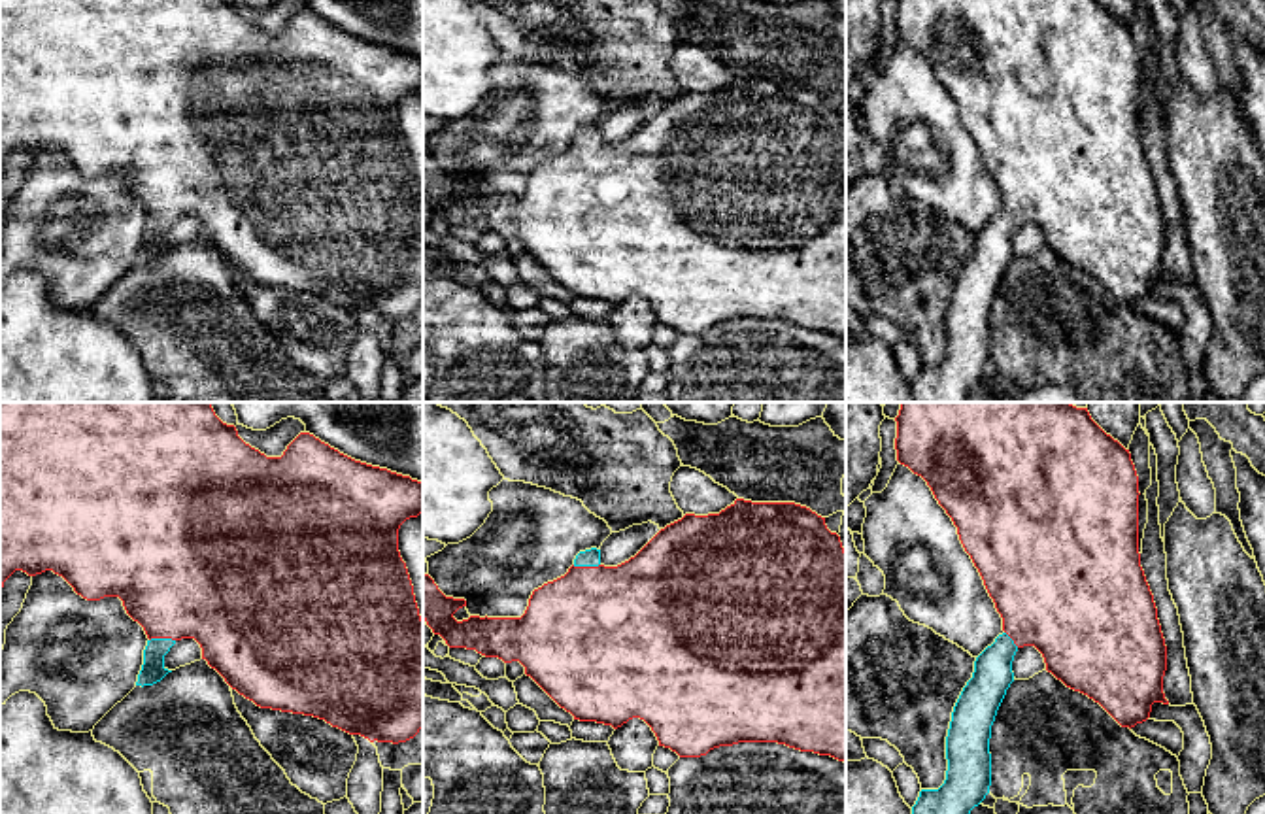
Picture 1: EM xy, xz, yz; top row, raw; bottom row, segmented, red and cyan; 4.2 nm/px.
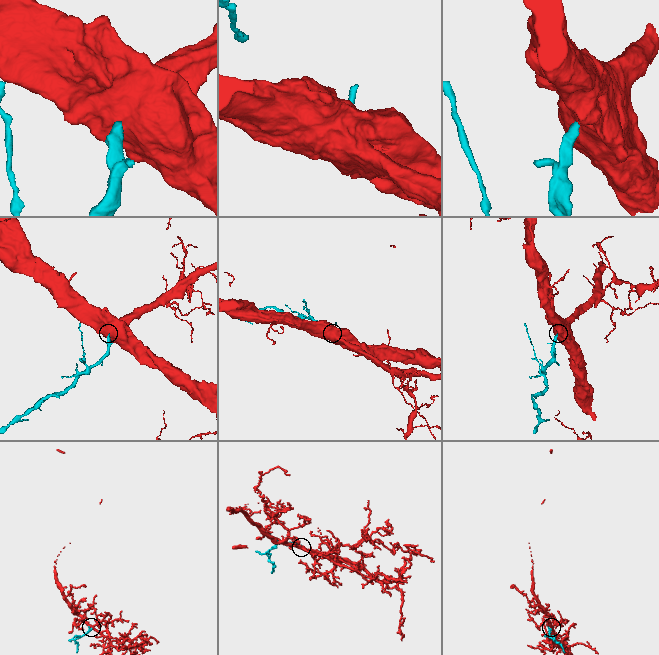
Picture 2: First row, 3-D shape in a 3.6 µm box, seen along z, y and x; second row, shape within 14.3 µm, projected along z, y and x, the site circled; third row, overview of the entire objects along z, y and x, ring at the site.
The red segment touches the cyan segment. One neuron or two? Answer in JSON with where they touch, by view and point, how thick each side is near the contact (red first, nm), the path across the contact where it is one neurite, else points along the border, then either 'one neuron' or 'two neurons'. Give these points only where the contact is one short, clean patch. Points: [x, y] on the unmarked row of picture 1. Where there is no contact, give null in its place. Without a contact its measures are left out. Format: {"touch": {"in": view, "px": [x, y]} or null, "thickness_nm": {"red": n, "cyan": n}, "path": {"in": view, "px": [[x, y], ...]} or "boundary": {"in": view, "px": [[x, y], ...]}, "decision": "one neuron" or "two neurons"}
{"touch": {"in": "xz", "px": [586, 144]}, "thickness_nm": {"red": 500, "cyan": 80}, "path": {"in": "xz", "px": [[601, 201], [586, 144], [590, 135]]}, "decision": "one neuron"}

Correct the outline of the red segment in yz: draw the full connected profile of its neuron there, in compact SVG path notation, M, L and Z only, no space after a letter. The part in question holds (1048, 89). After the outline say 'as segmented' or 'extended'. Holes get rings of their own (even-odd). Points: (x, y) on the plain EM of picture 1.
M897 0L895 26L897 38L927 59L952 94L1003 195L1004 210L976 234L972 255L953 283L946 357L938 366L921 366L912 383L914 402L967 402L970 387L989 370L991 302L1014 259L1012 238L1020 225L1035 223L1048 249L1099 280L1122 304L1146 298L1154 280L1169 281L1163 270L1167 223L1138 130L1138 53L1129 26L1097 0Z; extended

